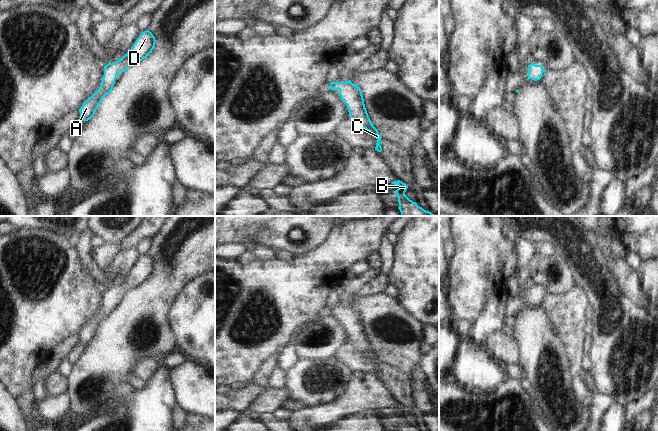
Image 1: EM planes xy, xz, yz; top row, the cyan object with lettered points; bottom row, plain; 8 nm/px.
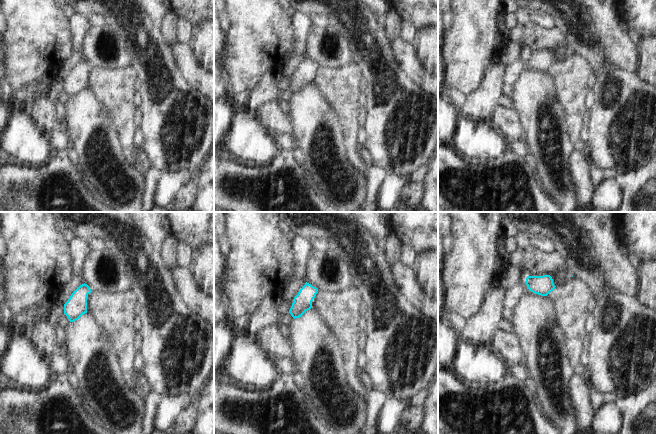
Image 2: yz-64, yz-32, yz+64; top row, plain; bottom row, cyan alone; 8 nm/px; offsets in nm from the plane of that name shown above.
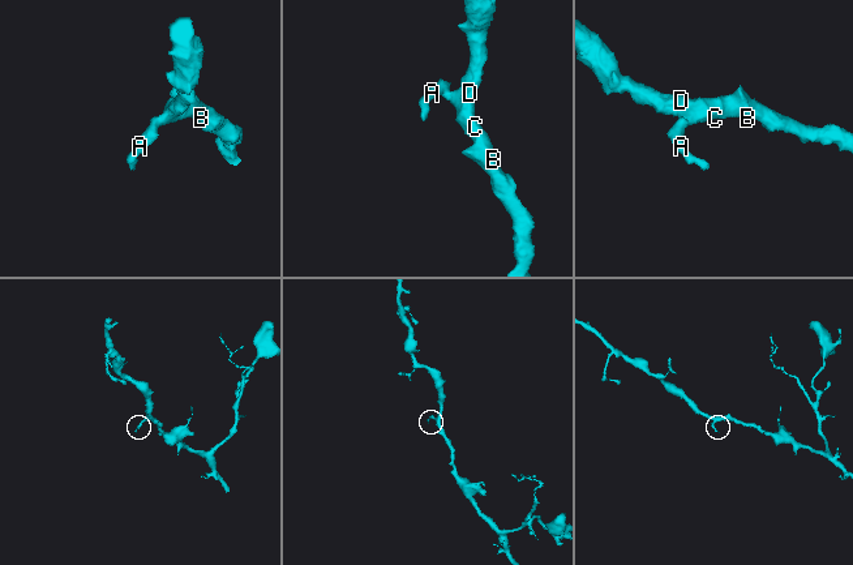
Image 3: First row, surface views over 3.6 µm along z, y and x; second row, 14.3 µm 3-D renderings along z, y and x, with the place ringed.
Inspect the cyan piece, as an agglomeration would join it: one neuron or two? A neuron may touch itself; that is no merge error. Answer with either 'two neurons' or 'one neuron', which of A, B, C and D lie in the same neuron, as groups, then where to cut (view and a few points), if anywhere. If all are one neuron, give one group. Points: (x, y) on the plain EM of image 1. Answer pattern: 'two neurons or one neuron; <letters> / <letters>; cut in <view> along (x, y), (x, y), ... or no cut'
one neuron; A B C D; no cut

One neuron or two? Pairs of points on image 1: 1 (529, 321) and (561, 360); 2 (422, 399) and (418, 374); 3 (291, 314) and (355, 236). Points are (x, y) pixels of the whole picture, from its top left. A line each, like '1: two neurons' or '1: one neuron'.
1: one neuron
2: one neuron
3: one neuron

